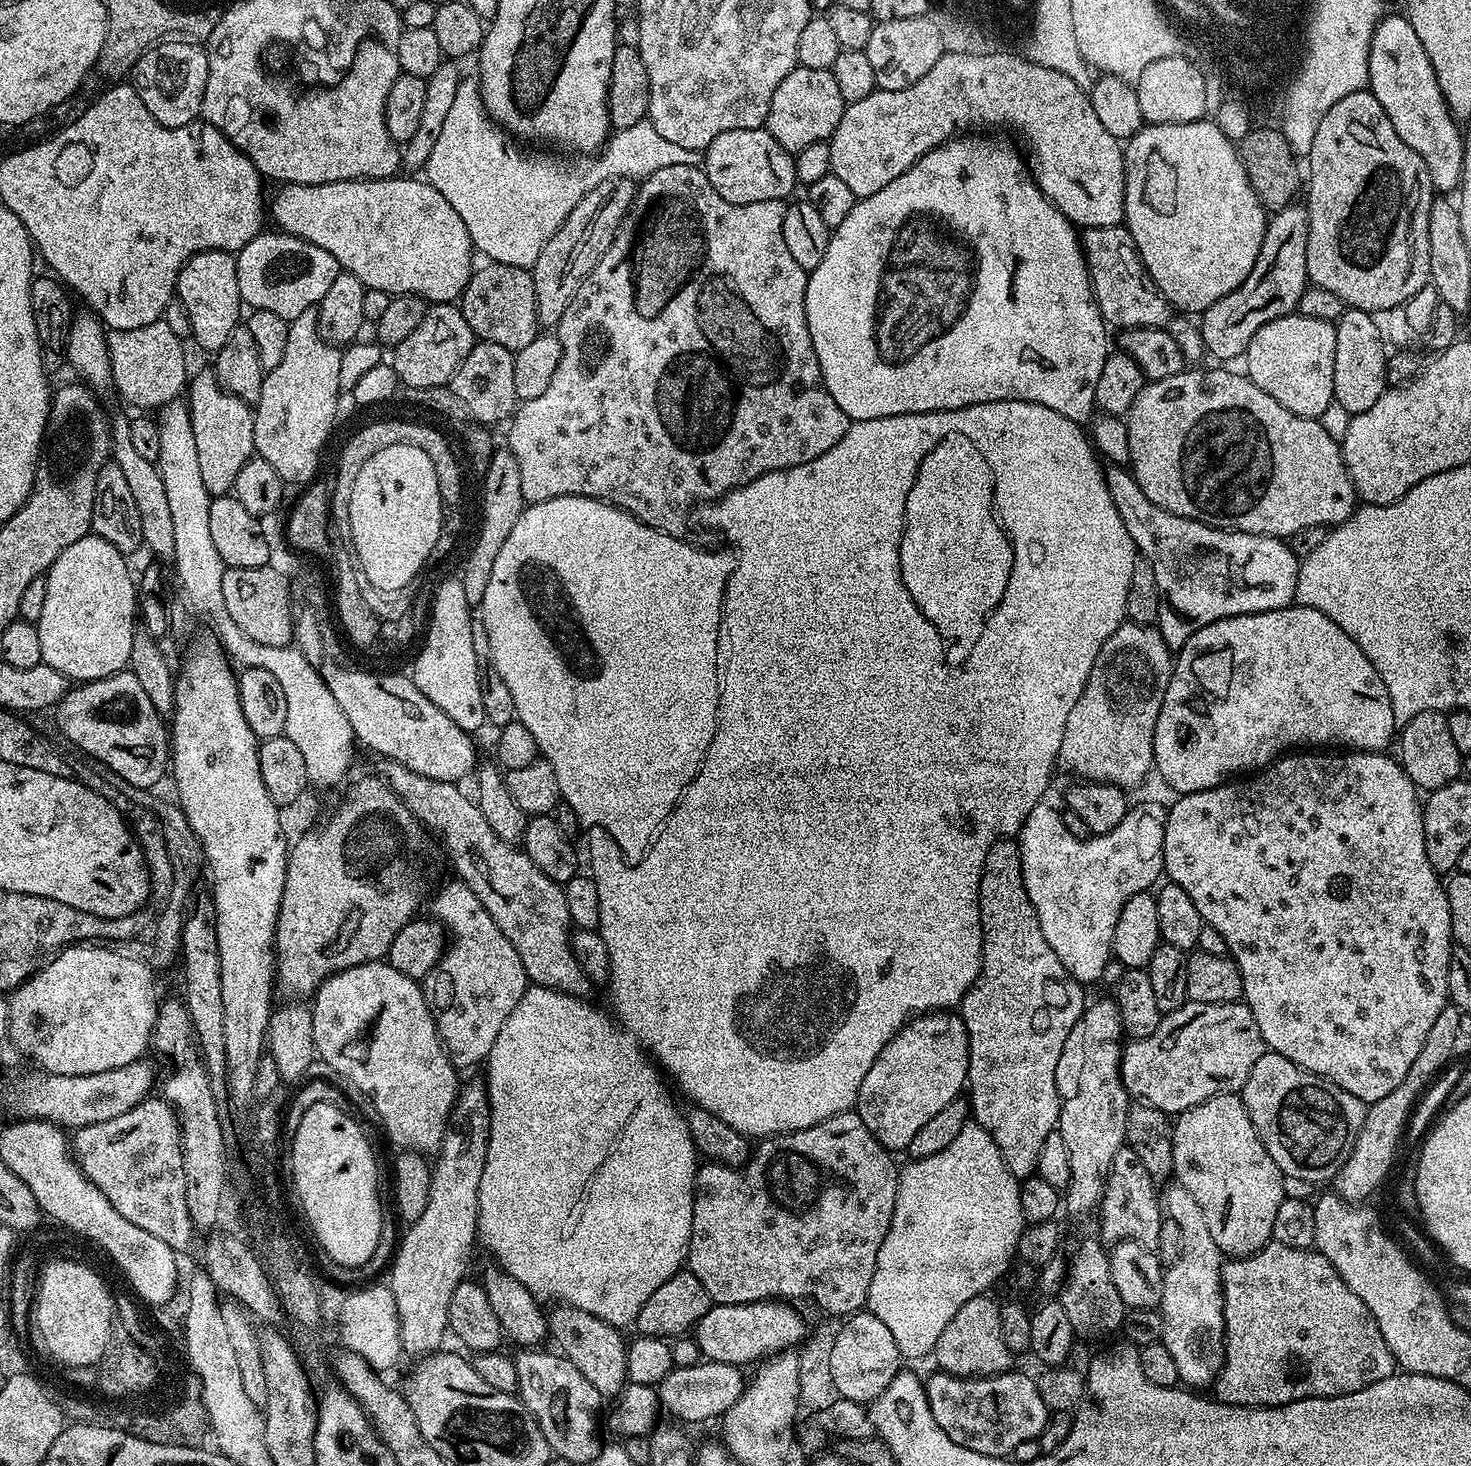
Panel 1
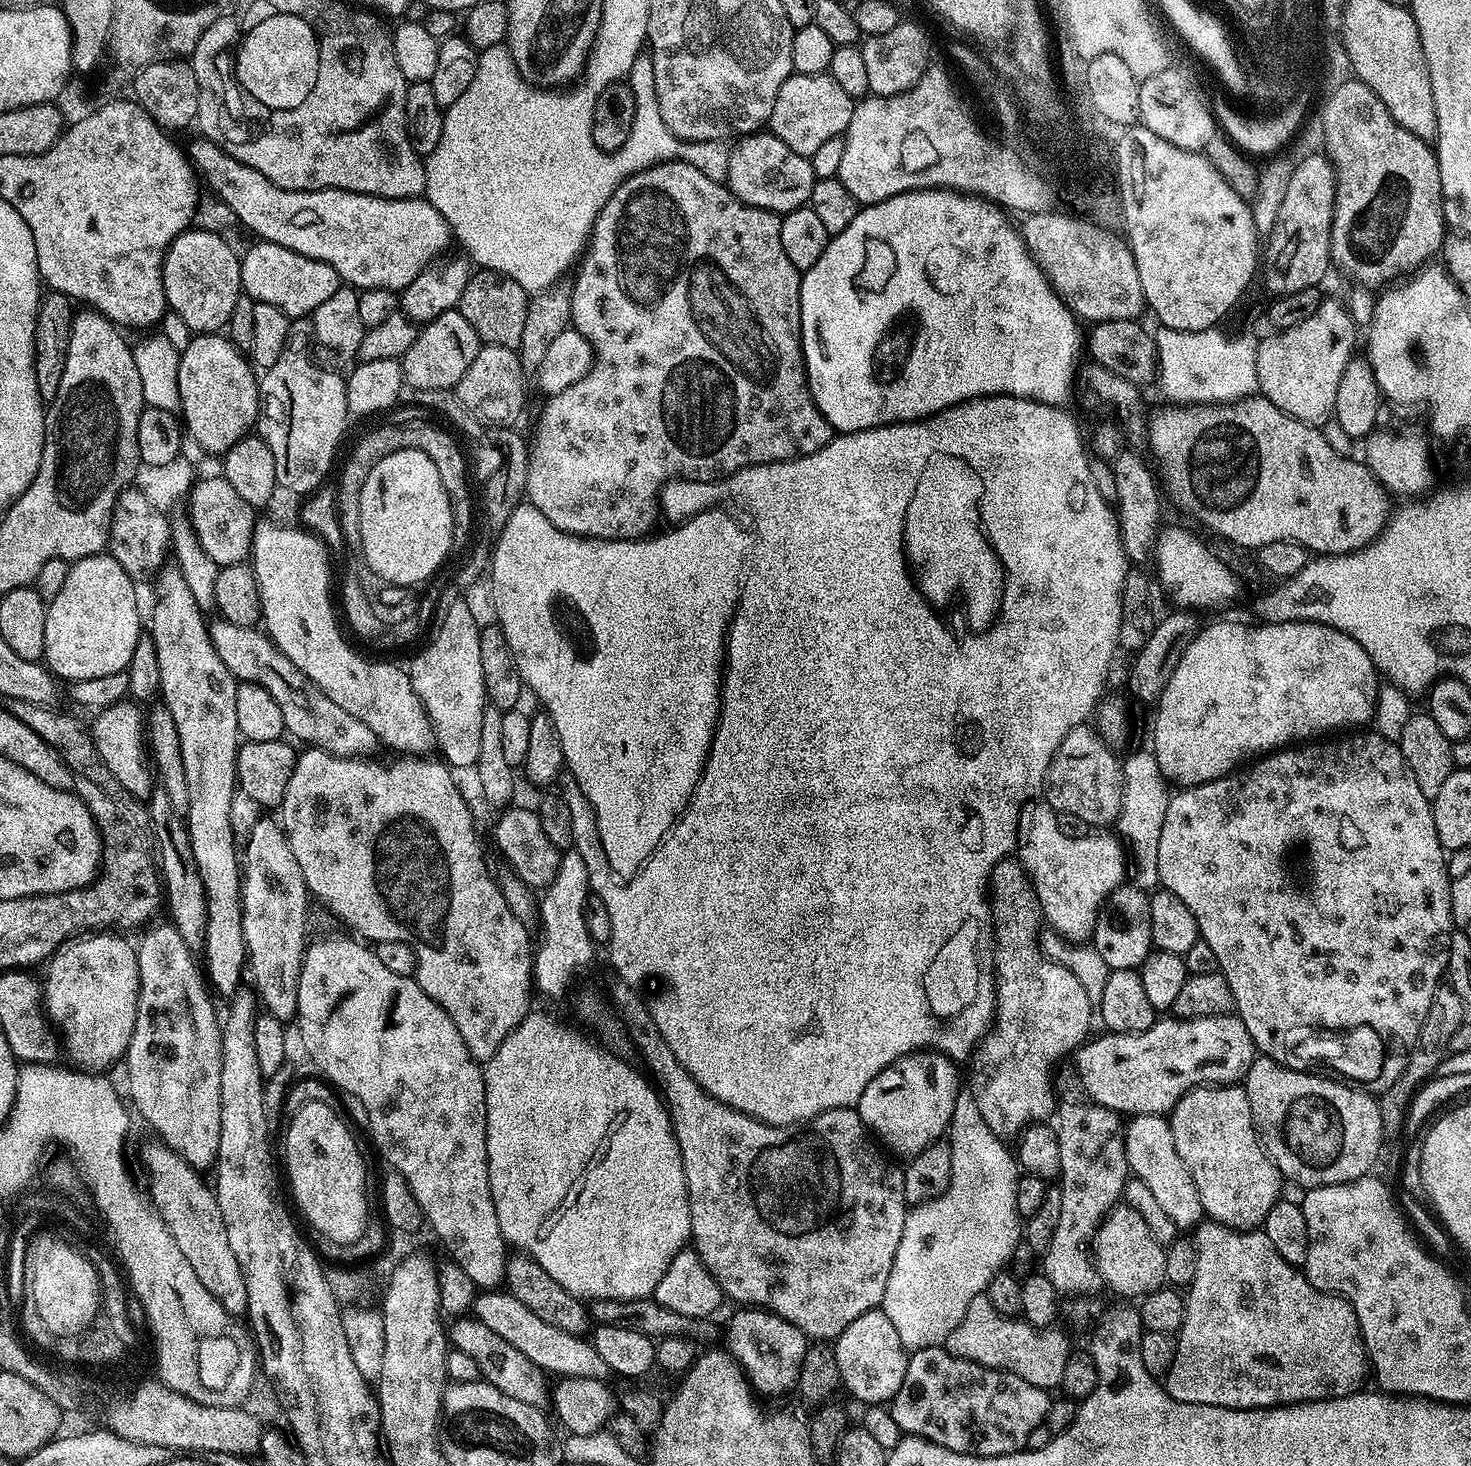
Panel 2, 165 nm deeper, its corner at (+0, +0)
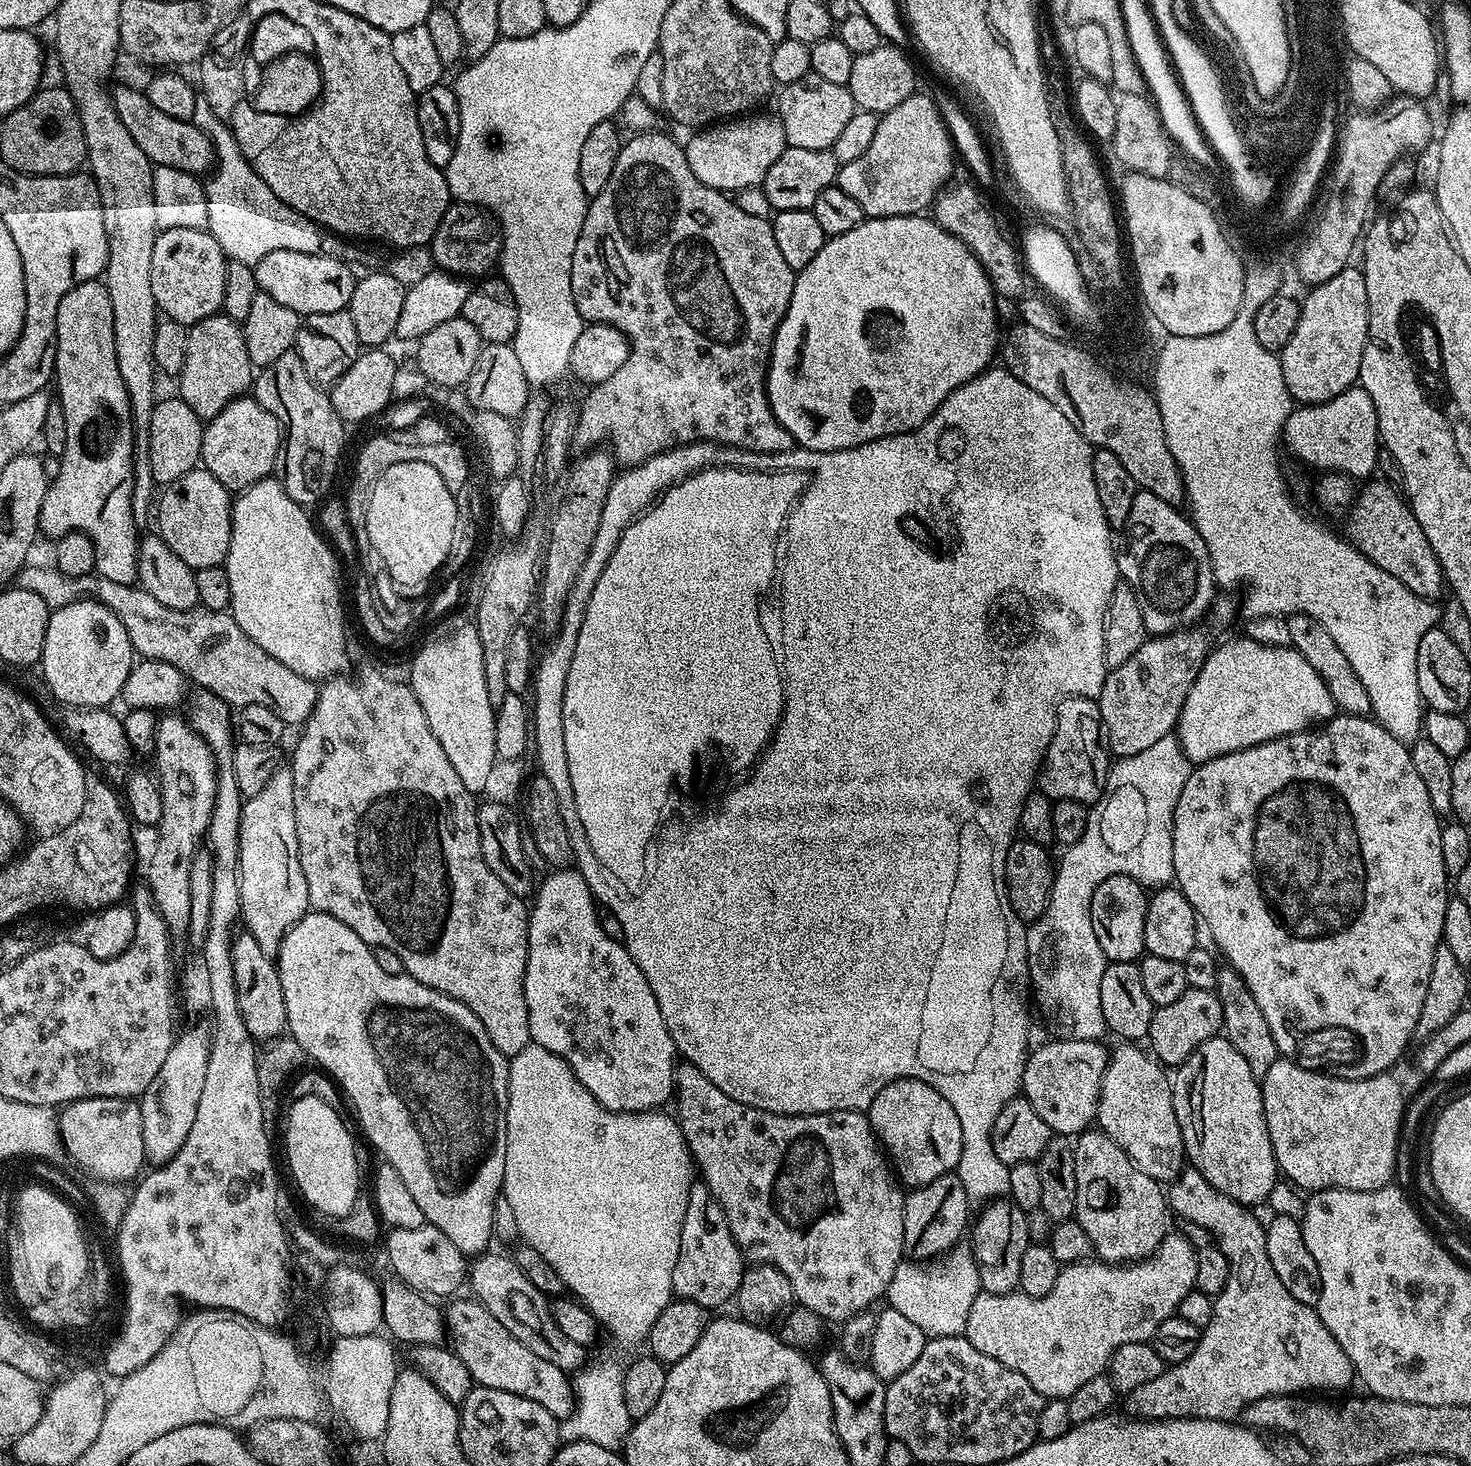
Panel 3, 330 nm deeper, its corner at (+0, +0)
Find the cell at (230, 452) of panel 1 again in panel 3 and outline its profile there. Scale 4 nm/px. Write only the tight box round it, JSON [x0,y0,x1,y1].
[178,314,254,422]

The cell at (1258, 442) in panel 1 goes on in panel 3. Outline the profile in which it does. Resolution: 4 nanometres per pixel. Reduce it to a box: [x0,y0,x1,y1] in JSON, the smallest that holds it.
[1347,480,1446,601]

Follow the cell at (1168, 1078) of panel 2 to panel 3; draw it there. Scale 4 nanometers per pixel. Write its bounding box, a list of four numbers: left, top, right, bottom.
[1022,1040,1109,1137]

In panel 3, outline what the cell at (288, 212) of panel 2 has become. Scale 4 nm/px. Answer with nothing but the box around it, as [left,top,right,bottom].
[111,84,213,178]

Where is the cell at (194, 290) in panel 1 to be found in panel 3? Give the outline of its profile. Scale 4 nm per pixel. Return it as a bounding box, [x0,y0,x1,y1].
[150,229,228,326]

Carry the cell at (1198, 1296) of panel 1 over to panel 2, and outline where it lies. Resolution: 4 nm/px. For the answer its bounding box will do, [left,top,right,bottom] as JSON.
[1124,1115,1205,1229]

